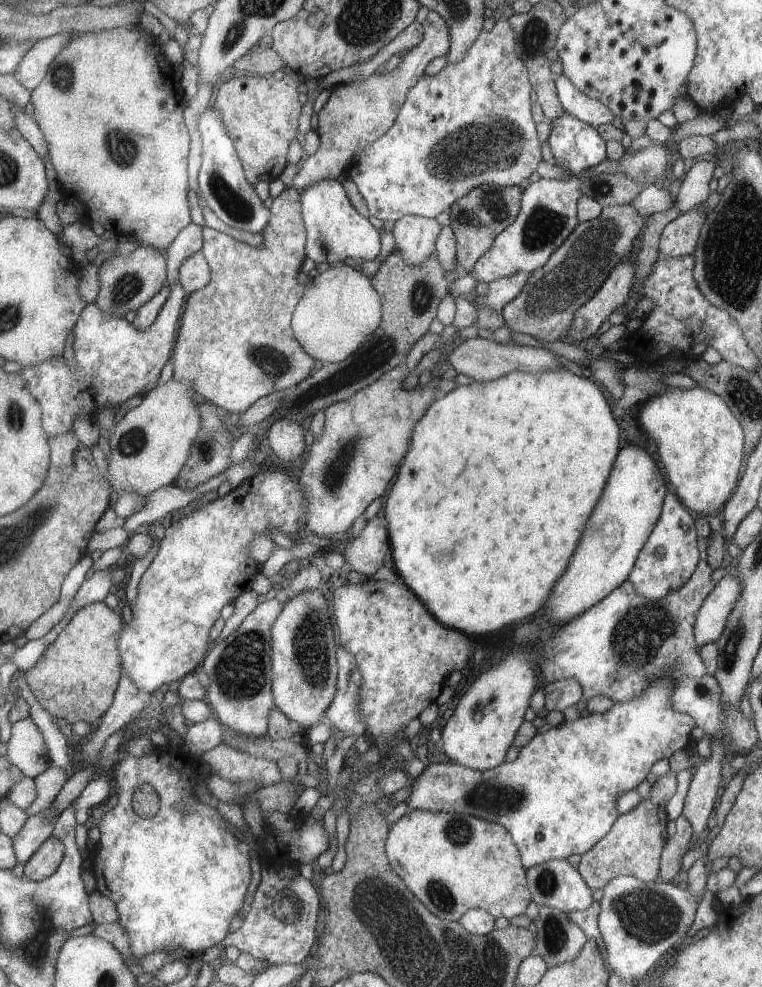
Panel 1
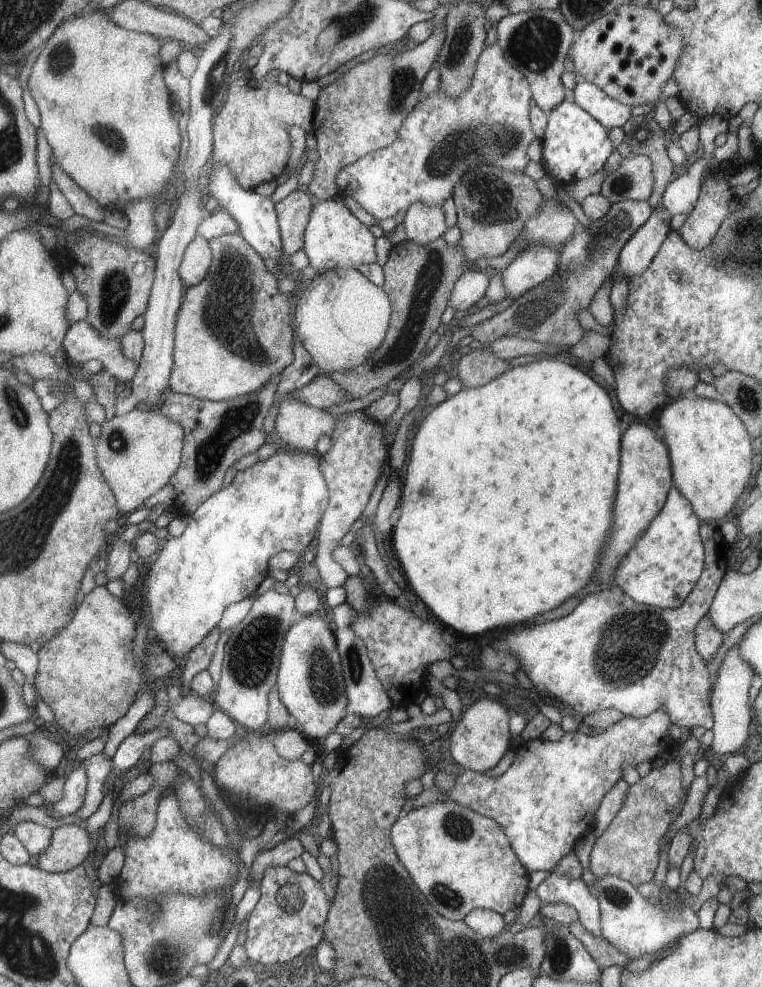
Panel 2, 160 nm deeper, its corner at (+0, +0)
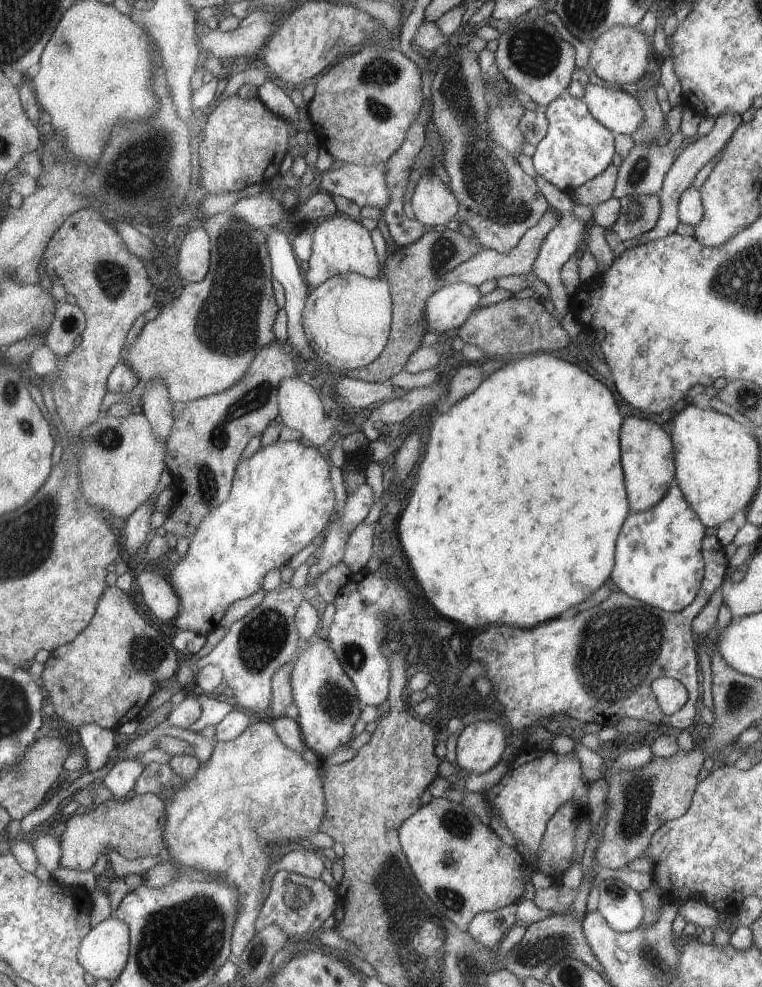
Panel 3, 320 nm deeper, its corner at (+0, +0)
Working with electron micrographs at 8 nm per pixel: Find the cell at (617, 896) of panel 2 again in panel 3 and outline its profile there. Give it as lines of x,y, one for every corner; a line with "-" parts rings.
606,878
595,885
599,890
597,911
613,931
628,934
643,920
640,896
618,879

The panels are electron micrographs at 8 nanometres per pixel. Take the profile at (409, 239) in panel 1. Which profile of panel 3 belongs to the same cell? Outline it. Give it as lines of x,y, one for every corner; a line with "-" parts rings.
421,176
411,196
412,220
425,230
445,225
458,213
457,196
437,176

